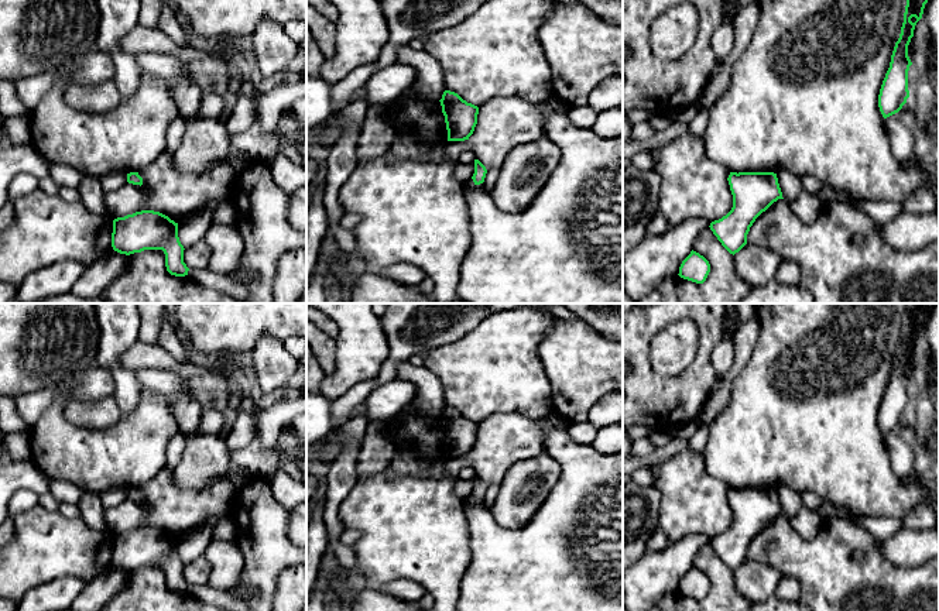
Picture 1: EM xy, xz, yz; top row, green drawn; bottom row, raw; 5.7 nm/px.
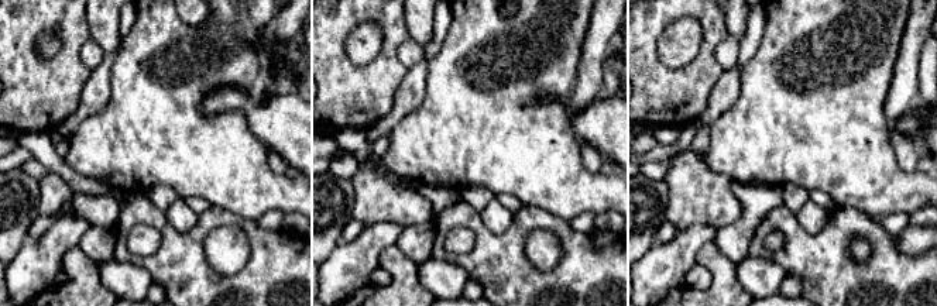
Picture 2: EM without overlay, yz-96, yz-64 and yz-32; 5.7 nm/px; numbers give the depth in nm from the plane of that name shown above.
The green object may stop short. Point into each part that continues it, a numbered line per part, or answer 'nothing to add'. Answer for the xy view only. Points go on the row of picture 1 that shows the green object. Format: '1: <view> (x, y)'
nothing to add

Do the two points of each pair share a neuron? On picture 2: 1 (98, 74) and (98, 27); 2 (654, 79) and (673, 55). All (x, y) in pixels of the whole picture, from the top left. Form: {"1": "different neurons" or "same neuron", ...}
{"1": "same neuron", "2": "different neurons"}

